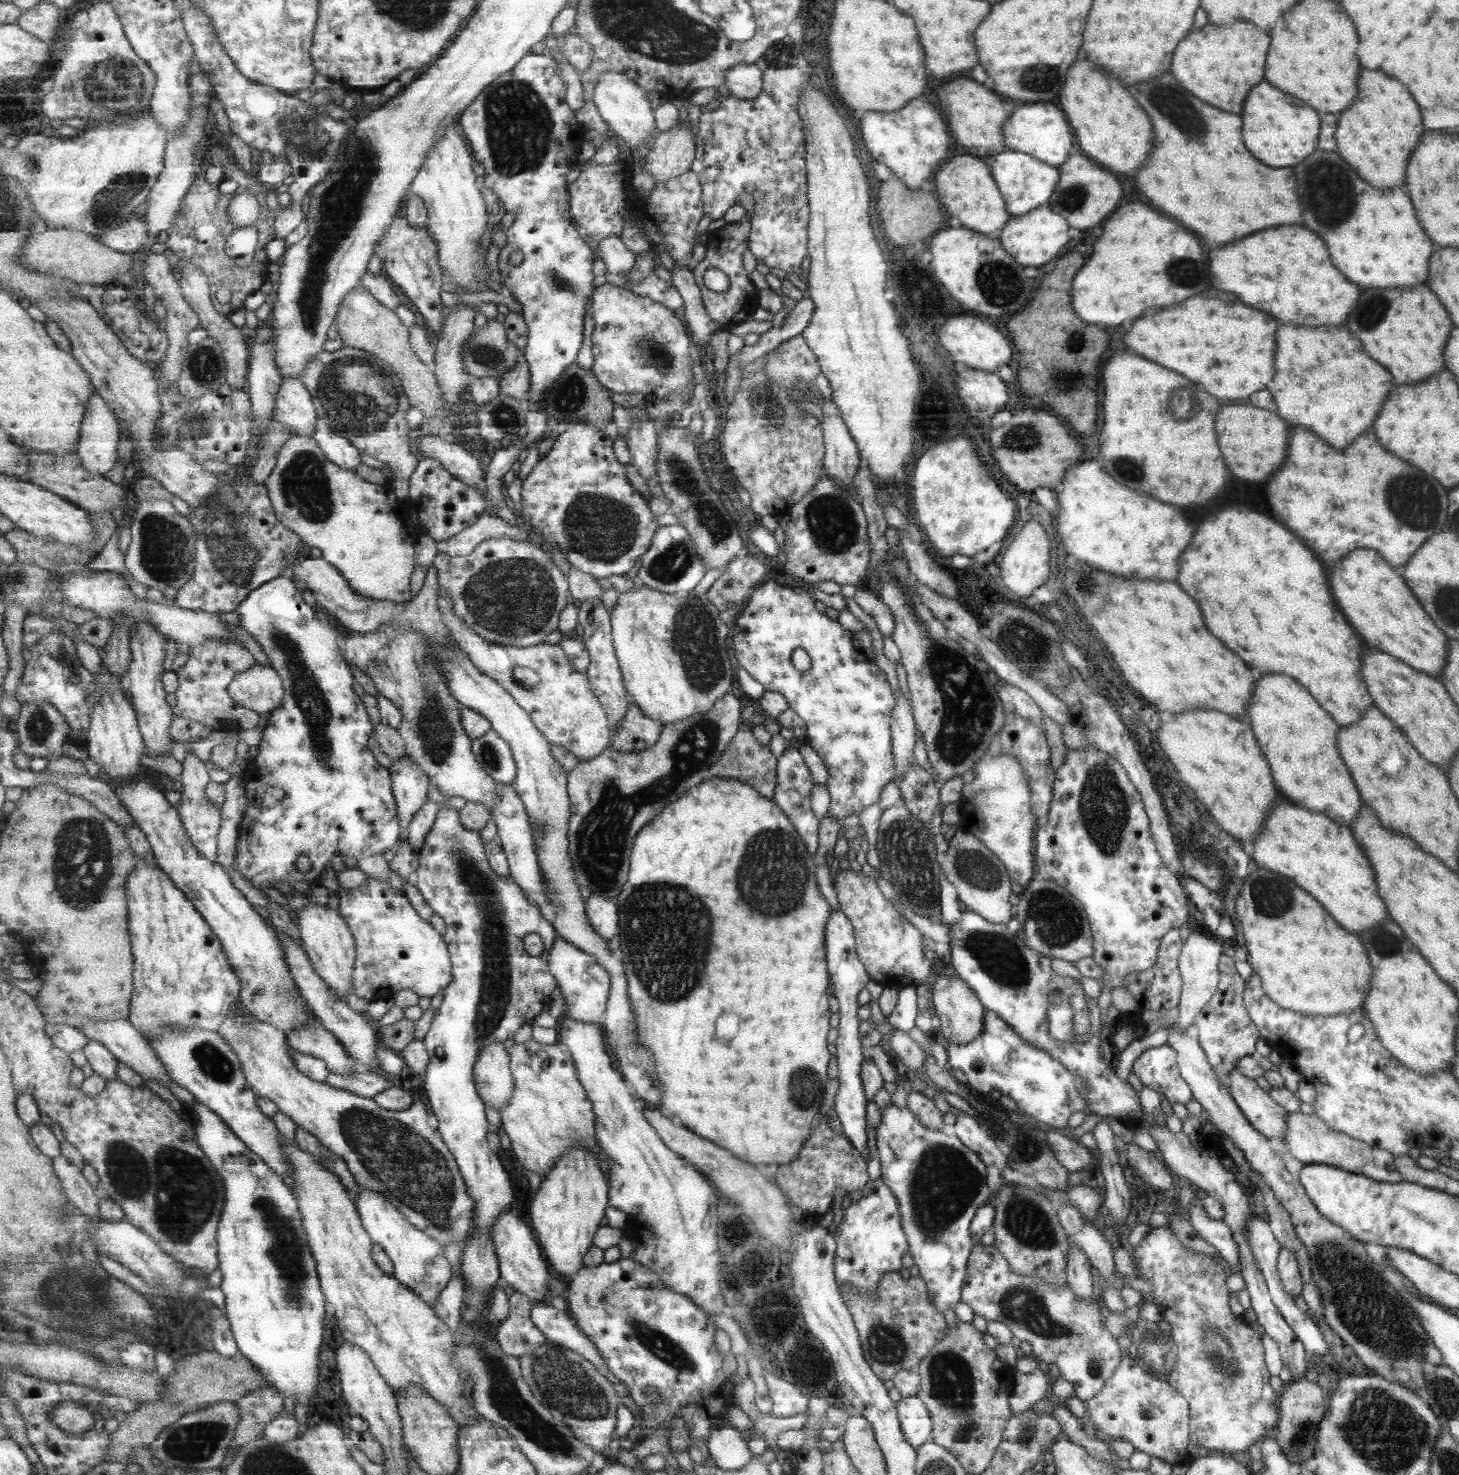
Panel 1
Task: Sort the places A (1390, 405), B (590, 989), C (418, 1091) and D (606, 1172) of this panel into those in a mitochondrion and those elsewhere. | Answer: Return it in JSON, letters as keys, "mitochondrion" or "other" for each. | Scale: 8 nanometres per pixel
{"A":"other","B":"other","C":"other","D":"other"}

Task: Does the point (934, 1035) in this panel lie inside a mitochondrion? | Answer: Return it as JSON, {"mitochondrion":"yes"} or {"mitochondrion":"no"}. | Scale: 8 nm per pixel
{"mitochondrion":"no"}

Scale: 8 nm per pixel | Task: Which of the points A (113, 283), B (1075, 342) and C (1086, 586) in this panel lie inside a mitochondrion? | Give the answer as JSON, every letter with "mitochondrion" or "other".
{"A":"other","B":"mitochondrion","C":"mitochondrion"}

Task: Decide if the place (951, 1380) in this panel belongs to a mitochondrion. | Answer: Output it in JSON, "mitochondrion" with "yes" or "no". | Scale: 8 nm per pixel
{"mitochondrion":"yes"}

